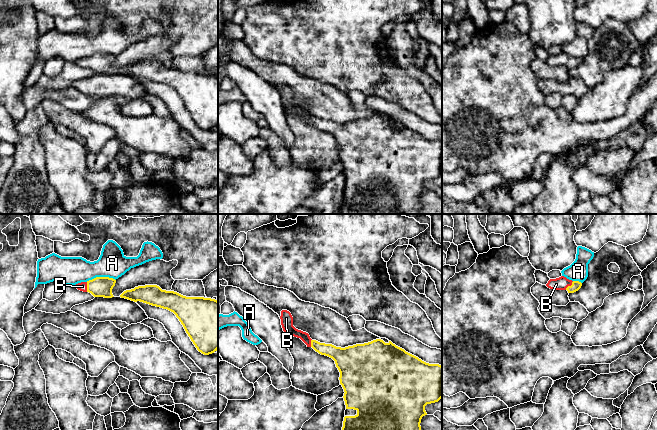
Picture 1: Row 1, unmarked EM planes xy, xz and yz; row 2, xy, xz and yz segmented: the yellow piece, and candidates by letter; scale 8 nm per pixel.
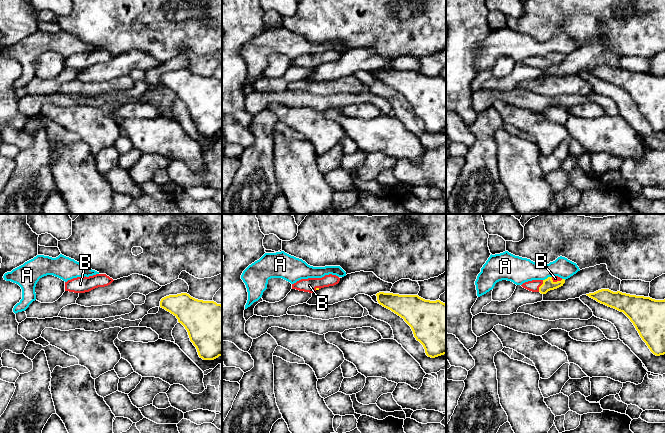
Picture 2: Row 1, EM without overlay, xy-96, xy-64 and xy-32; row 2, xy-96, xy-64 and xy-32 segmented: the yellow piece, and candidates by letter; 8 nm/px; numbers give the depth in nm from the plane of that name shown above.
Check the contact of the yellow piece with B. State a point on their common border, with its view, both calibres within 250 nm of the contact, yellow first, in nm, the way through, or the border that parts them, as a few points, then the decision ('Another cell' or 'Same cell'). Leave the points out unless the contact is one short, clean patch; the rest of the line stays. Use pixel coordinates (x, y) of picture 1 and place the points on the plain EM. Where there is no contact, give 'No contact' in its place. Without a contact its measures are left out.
Touches yellow at yz (569, 62). Thickness 80 nm (yellow) against 110 nm. Path across: yz (576, 61), (569, 62), (561, 59). Same cell

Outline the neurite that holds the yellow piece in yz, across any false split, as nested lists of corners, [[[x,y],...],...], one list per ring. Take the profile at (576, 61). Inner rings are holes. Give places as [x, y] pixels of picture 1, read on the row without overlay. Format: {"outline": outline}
{"outline": [[[561,52],[556,55],[550,55],[546,62],[553,66],[567,66],[568,69],[574,69],[581,64],[582,59],[579,57],[569,56],[566,53]]]}

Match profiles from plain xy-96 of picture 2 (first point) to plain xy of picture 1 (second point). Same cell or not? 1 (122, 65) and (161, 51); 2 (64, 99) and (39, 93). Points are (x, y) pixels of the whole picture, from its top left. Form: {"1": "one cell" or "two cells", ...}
{"1": "one cell", "2": "one cell"}

